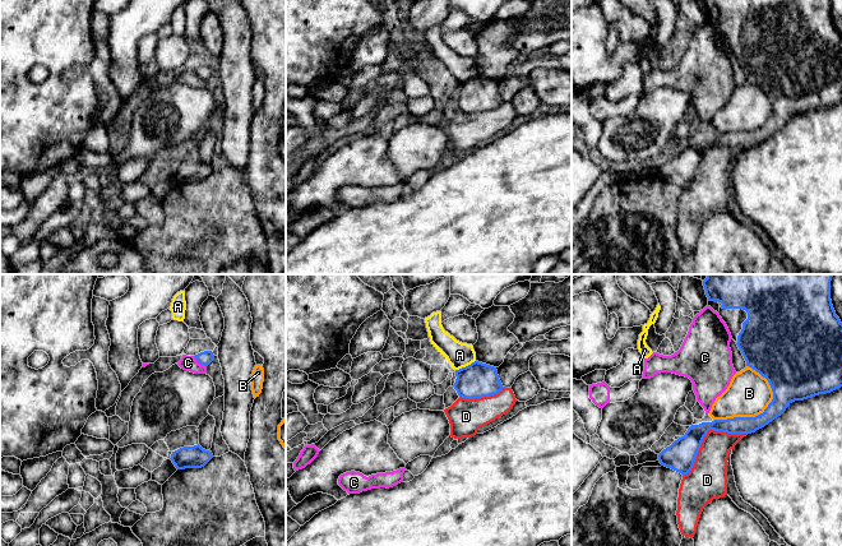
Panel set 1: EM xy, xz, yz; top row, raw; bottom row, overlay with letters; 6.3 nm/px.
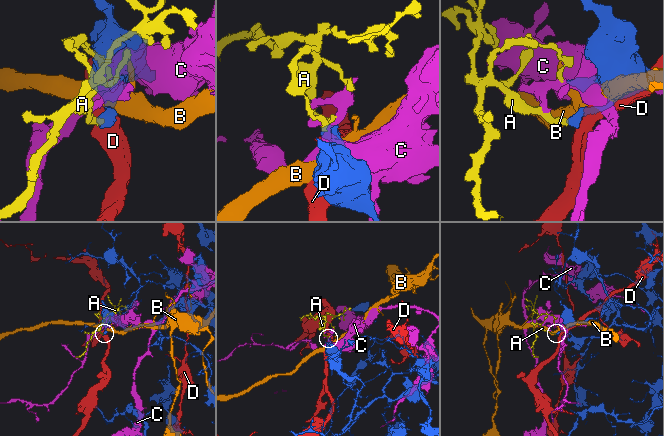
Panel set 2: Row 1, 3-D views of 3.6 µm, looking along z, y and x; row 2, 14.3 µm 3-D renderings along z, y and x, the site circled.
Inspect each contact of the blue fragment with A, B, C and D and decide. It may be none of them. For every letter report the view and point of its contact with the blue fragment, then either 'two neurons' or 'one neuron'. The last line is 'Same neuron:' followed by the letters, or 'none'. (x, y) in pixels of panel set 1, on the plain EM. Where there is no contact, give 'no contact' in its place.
A: xz (466, 81) | two neurons
B: yz (755, 130) | two neurons
C: xy (199, 77) | two neurons
D: yz (706, 148) | two neurons
Same neuron: none

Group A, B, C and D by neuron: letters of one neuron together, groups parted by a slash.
A / B / C / D

